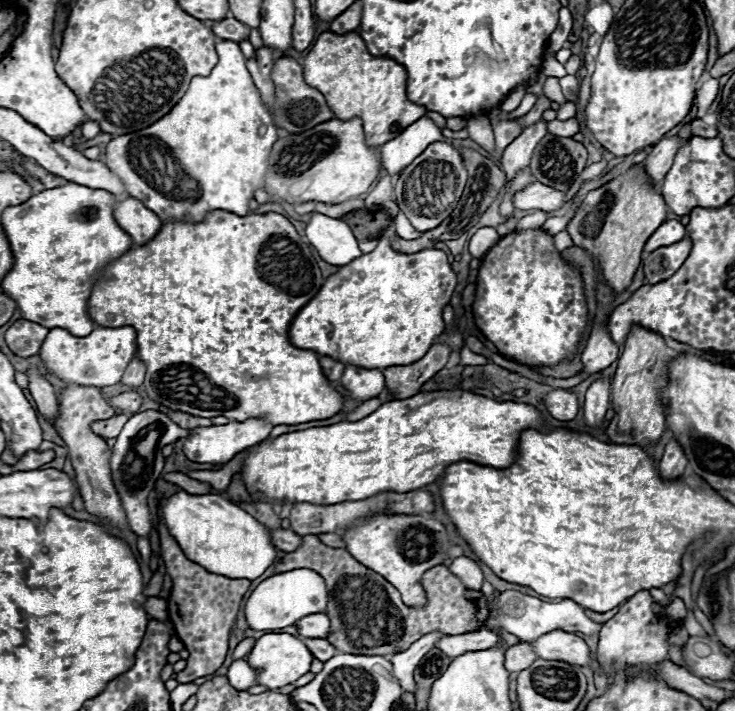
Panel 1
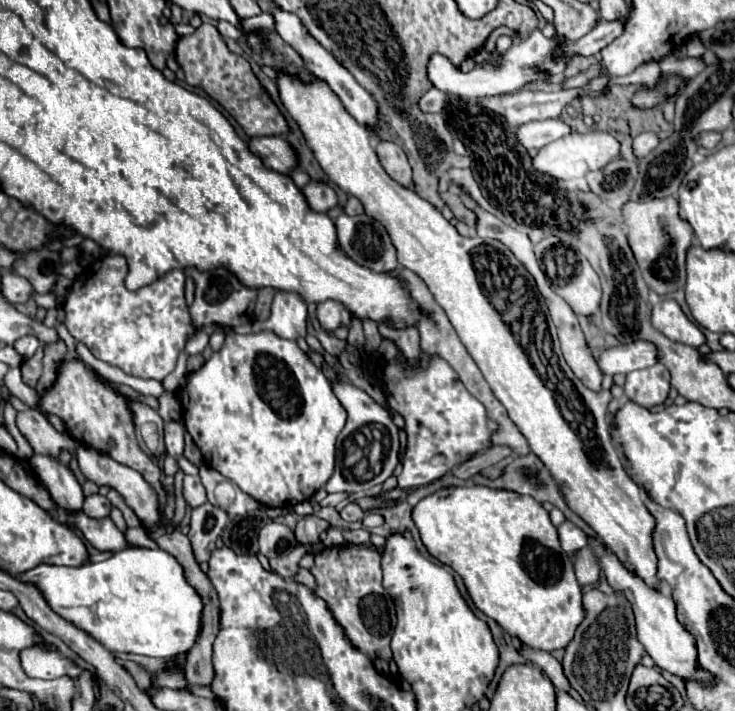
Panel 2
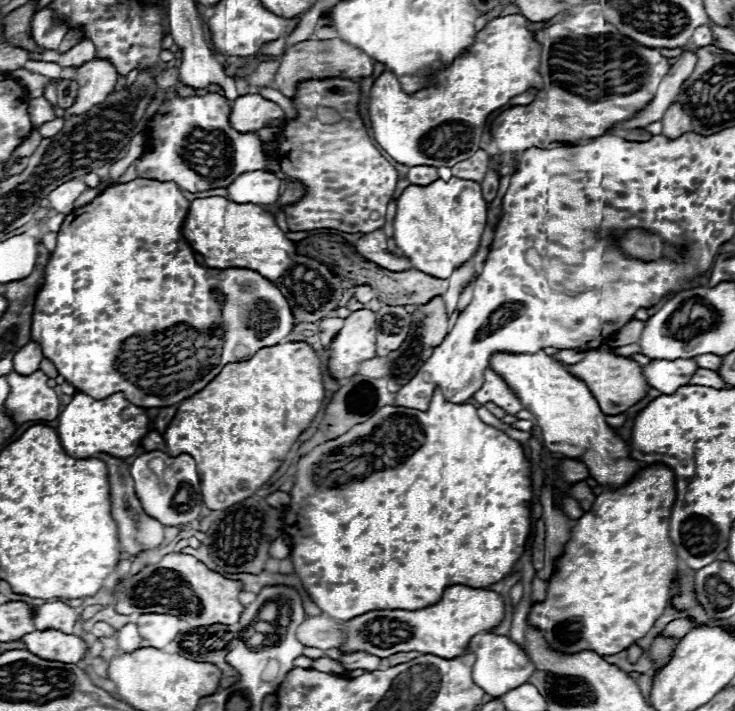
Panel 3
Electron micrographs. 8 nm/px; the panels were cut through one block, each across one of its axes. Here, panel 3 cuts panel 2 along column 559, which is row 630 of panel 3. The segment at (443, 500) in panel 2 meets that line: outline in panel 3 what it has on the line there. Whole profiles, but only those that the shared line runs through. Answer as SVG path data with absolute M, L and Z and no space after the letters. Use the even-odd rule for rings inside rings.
M654 464L644 468L622 488L604 490L592 510L576 520L570 540L564 544L564 554L556 558L556 570L546 584L544 602L532 604L528 612L528 624L544 632L550 648L564 654L592 650L598 656L612 656L632 646L654 626L668 606L670 584L676 576L676 552L668 536L674 498L674 472Z

